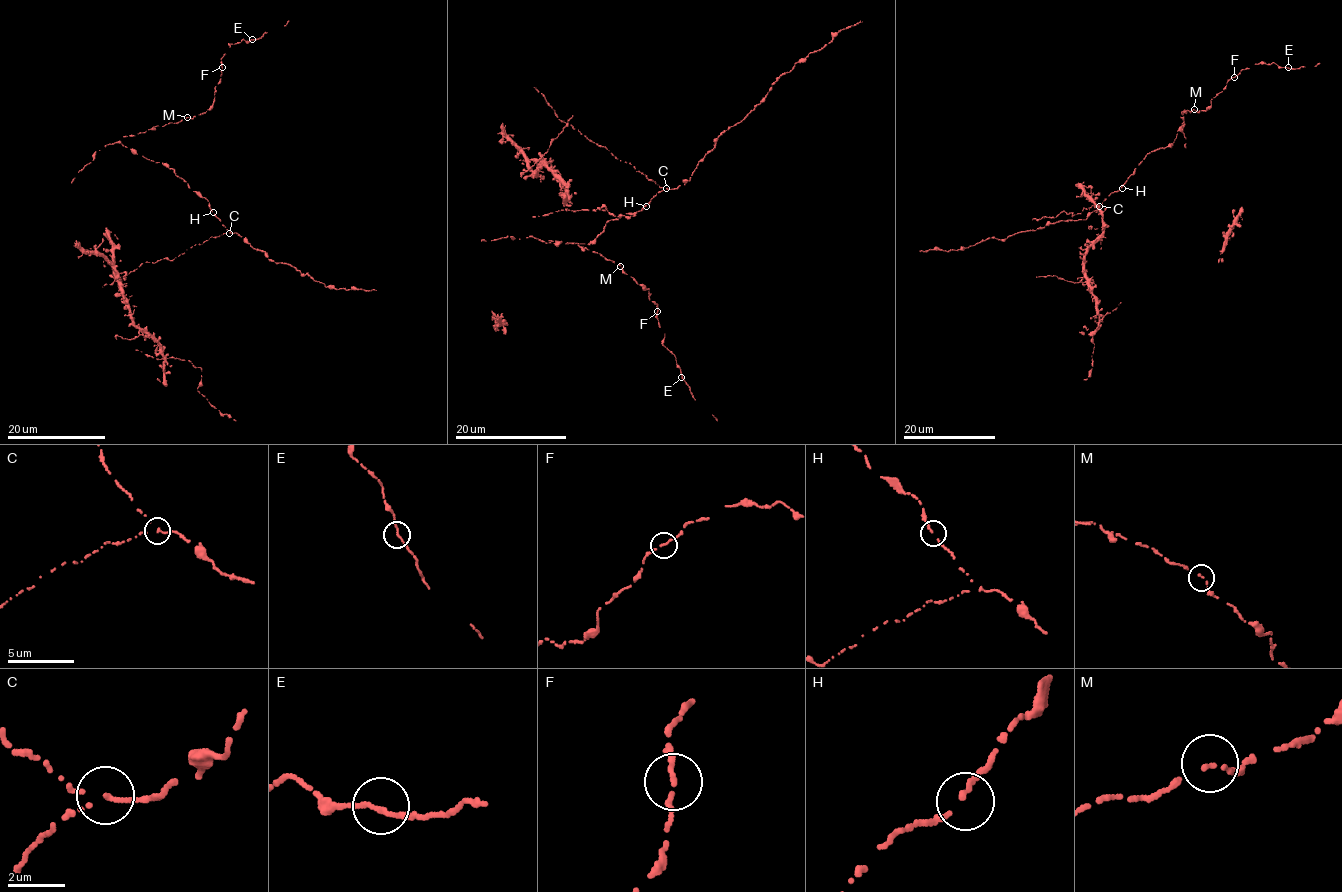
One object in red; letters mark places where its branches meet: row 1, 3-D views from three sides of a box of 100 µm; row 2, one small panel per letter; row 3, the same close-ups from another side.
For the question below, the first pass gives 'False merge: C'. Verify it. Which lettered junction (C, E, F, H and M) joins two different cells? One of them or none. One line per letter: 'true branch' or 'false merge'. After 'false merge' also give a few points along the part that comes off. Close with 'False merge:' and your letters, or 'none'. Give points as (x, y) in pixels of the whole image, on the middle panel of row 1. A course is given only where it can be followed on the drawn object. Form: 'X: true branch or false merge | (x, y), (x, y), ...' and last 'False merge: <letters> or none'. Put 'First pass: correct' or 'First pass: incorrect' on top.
First pass: correct
C: false merge | (666, 188), (660, 188), (631, 164), (616, 158), (606, 148), (559, 119), (534, 87)
E: true branch
F: true branch
H: true branch
M: true branch
False merge: C

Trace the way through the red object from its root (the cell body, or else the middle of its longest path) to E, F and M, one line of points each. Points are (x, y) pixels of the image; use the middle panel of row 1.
E: (652, 198), (639, 211), (608, 221), (588, 244), (544, 241), (578, 243), (649, 289), (662, 344), (681, 377)
F: (652, 198), (639, 211), (608, 221), (588, 244), (544, 241), (578, 243), (621, 266), (649, 289), (657, 311)
M: (652, 198), (639, 211), (608, 221), (604, 230), (588, 244), (544, 241), (578, 243), (620, 266)

